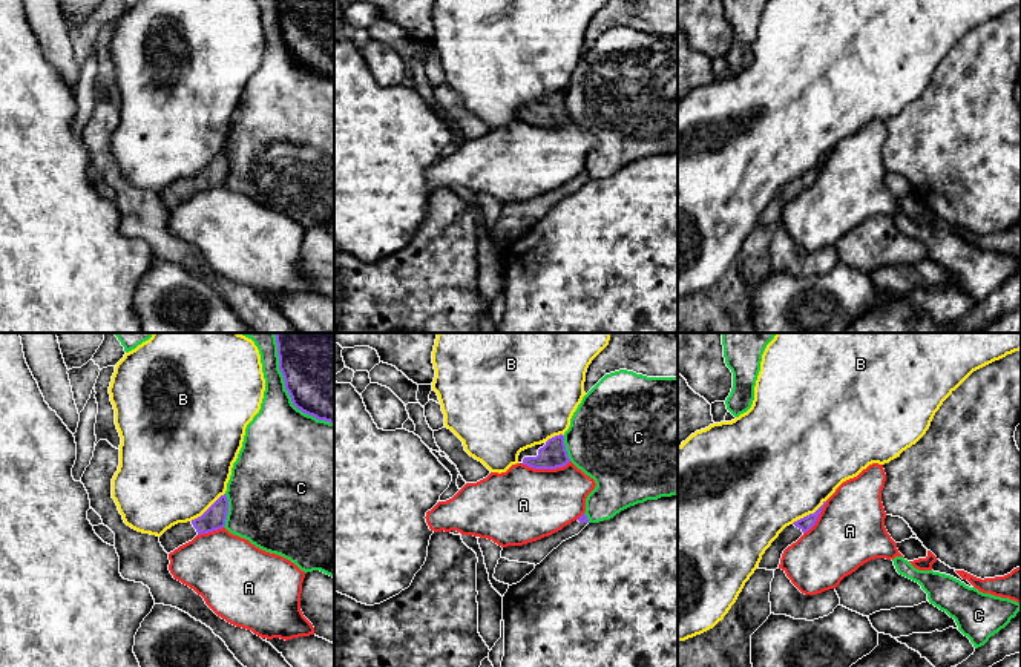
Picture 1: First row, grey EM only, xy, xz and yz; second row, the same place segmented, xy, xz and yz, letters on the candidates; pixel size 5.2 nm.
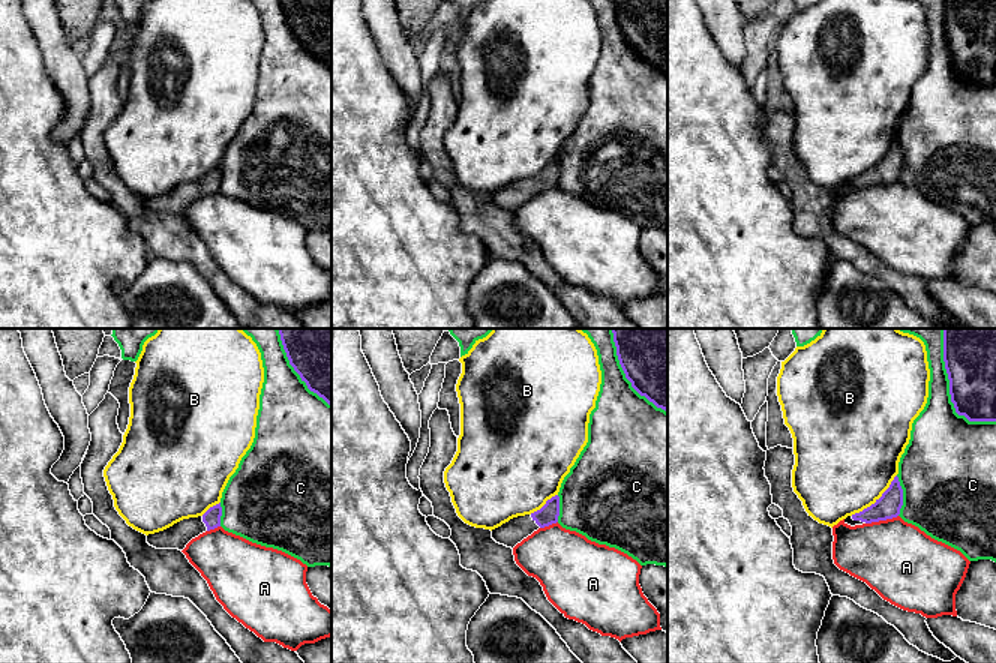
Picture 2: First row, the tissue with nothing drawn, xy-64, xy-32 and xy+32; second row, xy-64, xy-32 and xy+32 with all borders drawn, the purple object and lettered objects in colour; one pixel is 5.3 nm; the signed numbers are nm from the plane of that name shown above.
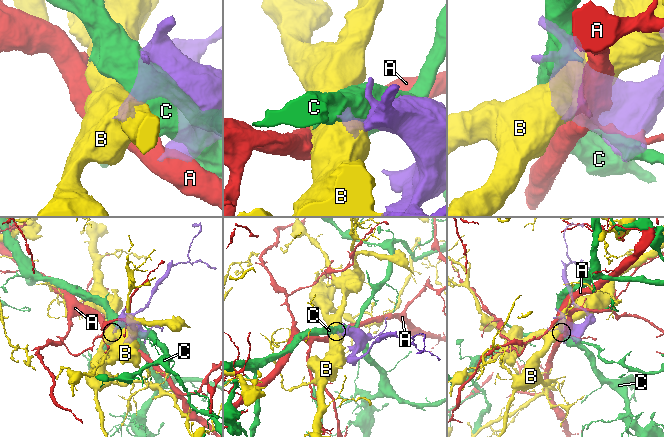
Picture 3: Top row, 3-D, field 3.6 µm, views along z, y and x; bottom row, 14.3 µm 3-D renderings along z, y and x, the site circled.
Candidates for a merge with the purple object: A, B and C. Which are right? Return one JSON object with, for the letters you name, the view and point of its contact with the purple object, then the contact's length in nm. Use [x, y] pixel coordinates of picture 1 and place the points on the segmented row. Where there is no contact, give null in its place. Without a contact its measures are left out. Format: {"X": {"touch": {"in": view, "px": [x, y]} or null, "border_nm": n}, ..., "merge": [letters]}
{"merge": []}

